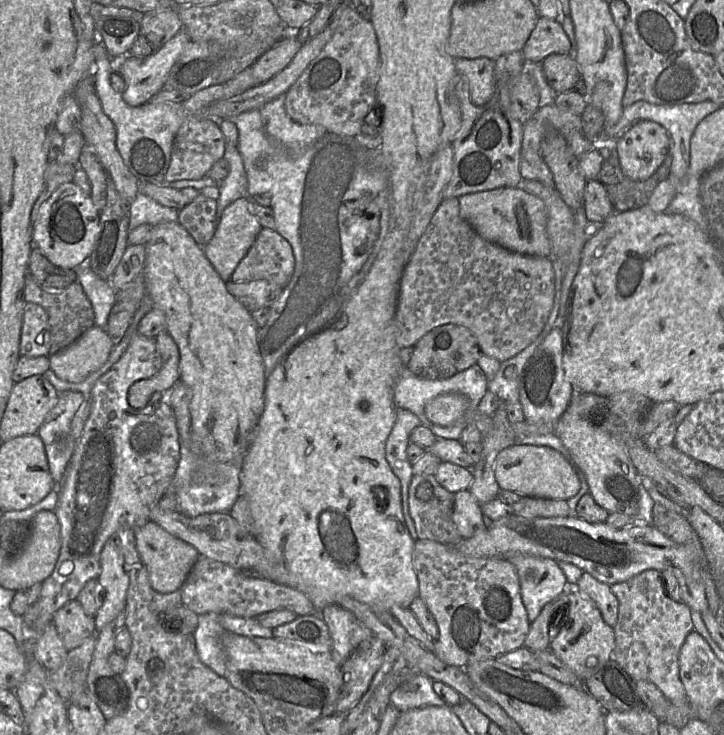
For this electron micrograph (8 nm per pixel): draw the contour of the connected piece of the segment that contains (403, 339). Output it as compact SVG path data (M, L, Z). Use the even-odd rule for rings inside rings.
M458 198L443 199L436 209L426 231L419 239L416 249L405 267L401 278L397 306L397 345L400 349L414 347L418 340L432 329L445 324L457 324L466 327L475 335L482 354L502 363L526 349L541 333L553 308L554 295L555 273L552 262L548 257L515 253L483 239L471 225L460 216Z

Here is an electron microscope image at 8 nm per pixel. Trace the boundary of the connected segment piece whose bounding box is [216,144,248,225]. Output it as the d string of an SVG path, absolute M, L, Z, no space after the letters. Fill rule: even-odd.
M226 144L224 158L229 163L229 173L219 182L220 196L217 200L217 225L224 209L238 198L247 196L248 180L244 163L237 146Z

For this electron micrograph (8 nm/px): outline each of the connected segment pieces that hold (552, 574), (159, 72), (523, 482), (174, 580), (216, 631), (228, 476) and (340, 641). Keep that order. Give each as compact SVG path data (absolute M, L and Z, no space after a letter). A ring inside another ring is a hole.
M530 555L505 557L515 566L523 604L530 624L539 616L543 607L571 585L566 576L552 559Z
M182 27L173 38L152 55L144 59L128 55L120 59L117 70L122 75L126 86L123 100L132 107L141 106L150 101L161 91L173 65L190 42L192 42L191 39Z
M514 444L502 450L495 461L495 478L501 490L516 492L523 497L568 501L580 490L580 480L572 465L562 454L547 446Z
M154 522L134 529L139 556L149 573L152 588L159 593L168 594L182 588L193 566L200 558L191 544L169 534Z
M214 612L200 615L193 635L200 660L217 675L225 677L226 653L221 640L225 630L218 616L219 613Z
M180 443L180 460L172 481L178 511L189 517L209 513L229 513L240 496L240 471L242 465L206 461L187 444Z
M327 605L319 613L330 632L332 652L341 663L355 649L374 636L362 621L340 605Z

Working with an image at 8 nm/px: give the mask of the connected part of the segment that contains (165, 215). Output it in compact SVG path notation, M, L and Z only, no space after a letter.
M138 193L130 204L130 230L143 224L155 226L161 223L177 222L178 210L161 206L154 200Z

